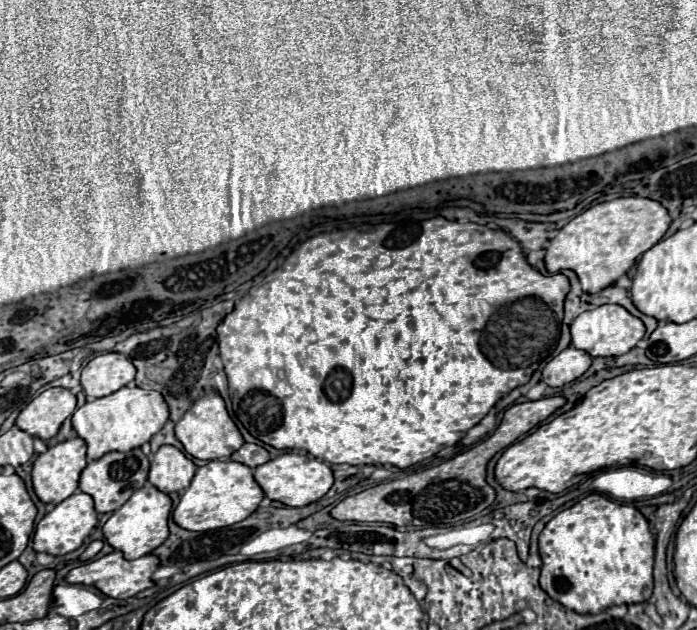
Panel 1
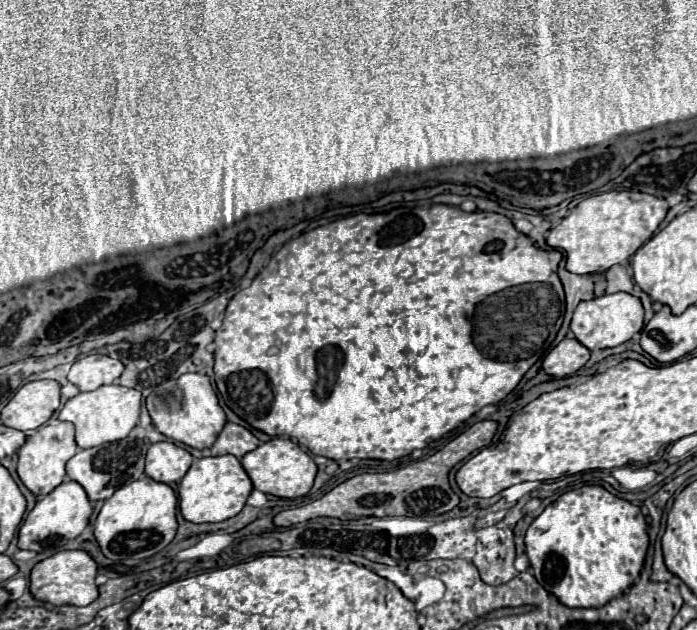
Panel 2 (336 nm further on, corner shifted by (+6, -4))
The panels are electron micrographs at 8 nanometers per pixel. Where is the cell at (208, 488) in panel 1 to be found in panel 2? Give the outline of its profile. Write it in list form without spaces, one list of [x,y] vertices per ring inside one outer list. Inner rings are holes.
[[[232,454],[226,456],[210,456],[194,460],[182,482],[178,484],[178,496],[180,496],[180,512],[188,522],[202,524],[202,522],[224,522],[232,516],[236,516],[250,492],[254,490],[252,480],[248,478],[246,470],[242,468],[240,460]]]

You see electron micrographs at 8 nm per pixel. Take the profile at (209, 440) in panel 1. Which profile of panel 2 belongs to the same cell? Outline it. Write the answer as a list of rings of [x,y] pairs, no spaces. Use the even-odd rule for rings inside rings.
[[[184,374],[178,380],[160,384],[146,398],[146,408],[158,432],[198,450],[210,448],[226,424],[226,416],[218,404],[218,396],[210,384],[210,378],[204,374]]]

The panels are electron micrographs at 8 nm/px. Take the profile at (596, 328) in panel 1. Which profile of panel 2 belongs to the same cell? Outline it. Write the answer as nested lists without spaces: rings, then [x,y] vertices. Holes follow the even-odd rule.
[[[616,292],[616,294],[600,296],[596,300],[580,302],[578,308],[574,310],[570,330],[574,332],[576,340],[584,344],[588,350],[614,348],[628,342],[636,332],[642,330],[642,318],[644,318],[644,310],[640,300],[626,292]]]

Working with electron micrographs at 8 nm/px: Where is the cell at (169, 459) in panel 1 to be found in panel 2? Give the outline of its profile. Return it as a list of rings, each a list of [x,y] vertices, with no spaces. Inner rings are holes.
[[[156,442],[146,456],[146,476],[164,484],[178,482],[192,466],[192,460],[192,454],[174,442]]]

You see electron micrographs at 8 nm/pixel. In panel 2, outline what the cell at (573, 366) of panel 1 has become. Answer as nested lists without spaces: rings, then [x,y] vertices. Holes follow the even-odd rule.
[[[564,338],[542,362],[542,368],[552,378],[564,378],[578,372],[590,358],[590,350],[576,338]]]

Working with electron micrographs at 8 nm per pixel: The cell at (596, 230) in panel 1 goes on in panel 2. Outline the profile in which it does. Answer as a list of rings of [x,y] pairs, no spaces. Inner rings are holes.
[[[604,192],[584,198],[570,214],[548,232],[546,244],[554,250],[566,250],[566,268],[574,274],[604,274],[614,264],[628,260],[646,244],[668,212],[668,202],[642,192]]]

